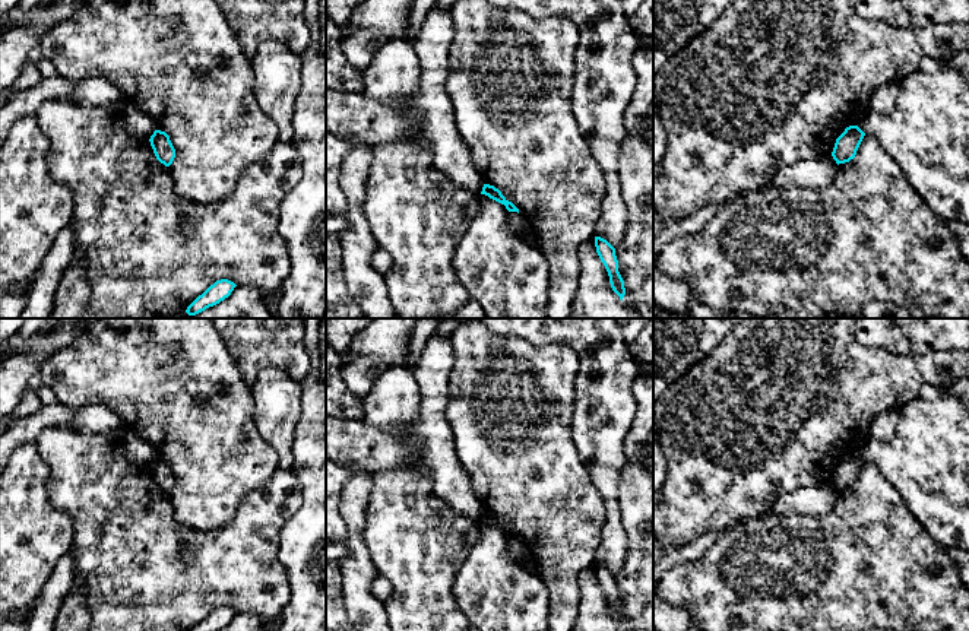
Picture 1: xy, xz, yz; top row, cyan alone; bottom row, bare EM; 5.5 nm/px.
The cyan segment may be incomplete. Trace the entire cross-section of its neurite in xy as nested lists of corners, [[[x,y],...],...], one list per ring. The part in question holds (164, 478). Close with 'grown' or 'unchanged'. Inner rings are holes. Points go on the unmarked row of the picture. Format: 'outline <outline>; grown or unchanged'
outline [[[155,457],[149,469],[156,486],[165,494],[170,494],[175,485],[175,476],[170,467],[170,463],[165,459]]]; unchanged

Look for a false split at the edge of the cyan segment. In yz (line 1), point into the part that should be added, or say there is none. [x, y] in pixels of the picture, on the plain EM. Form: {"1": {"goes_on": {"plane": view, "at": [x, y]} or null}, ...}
{"1": {"goes_on": null}}

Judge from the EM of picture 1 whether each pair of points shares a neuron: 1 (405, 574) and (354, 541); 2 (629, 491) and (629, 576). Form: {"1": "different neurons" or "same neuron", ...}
{"1": "different neurons", "2": "same neuron"}

